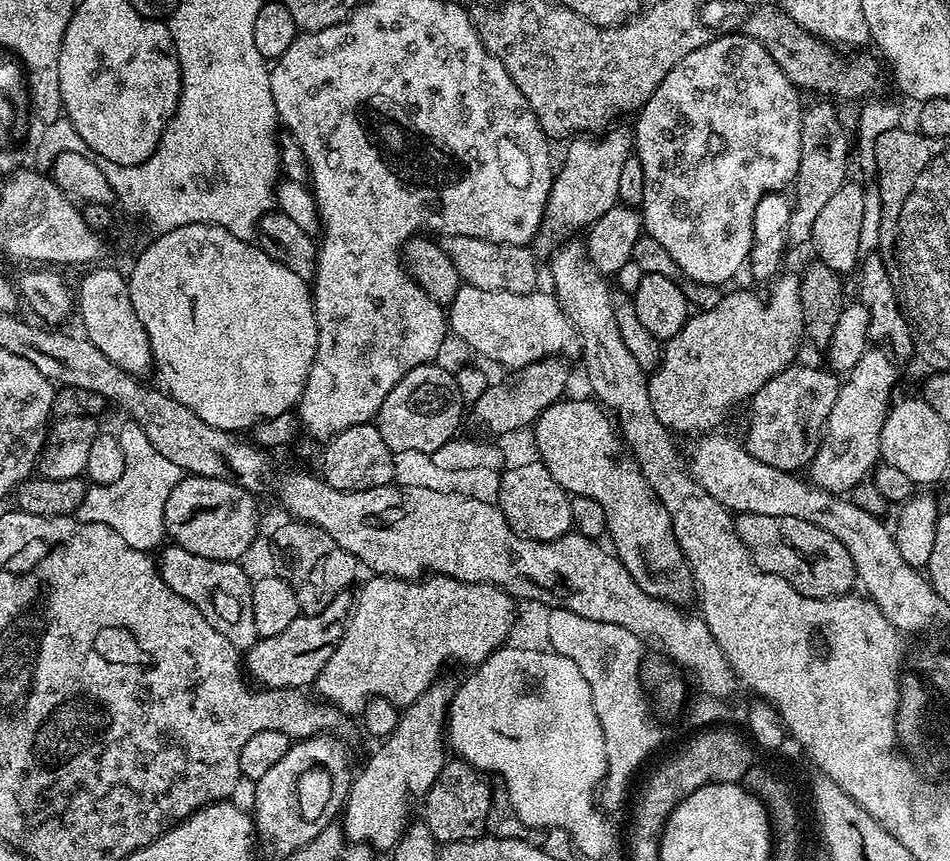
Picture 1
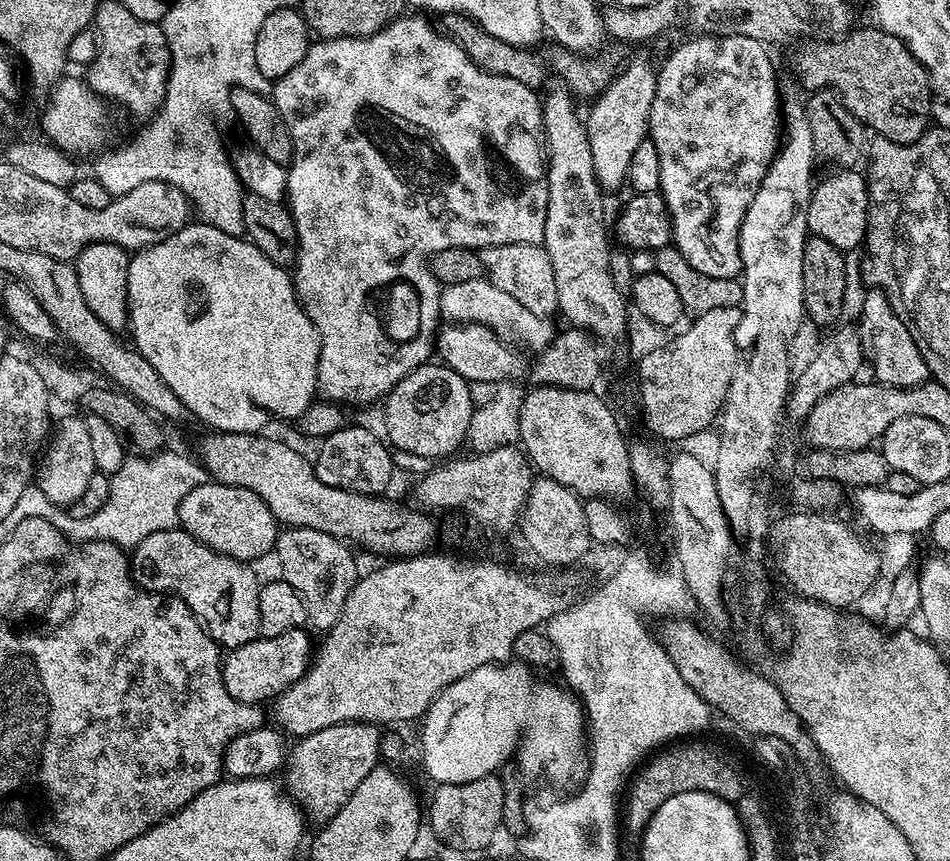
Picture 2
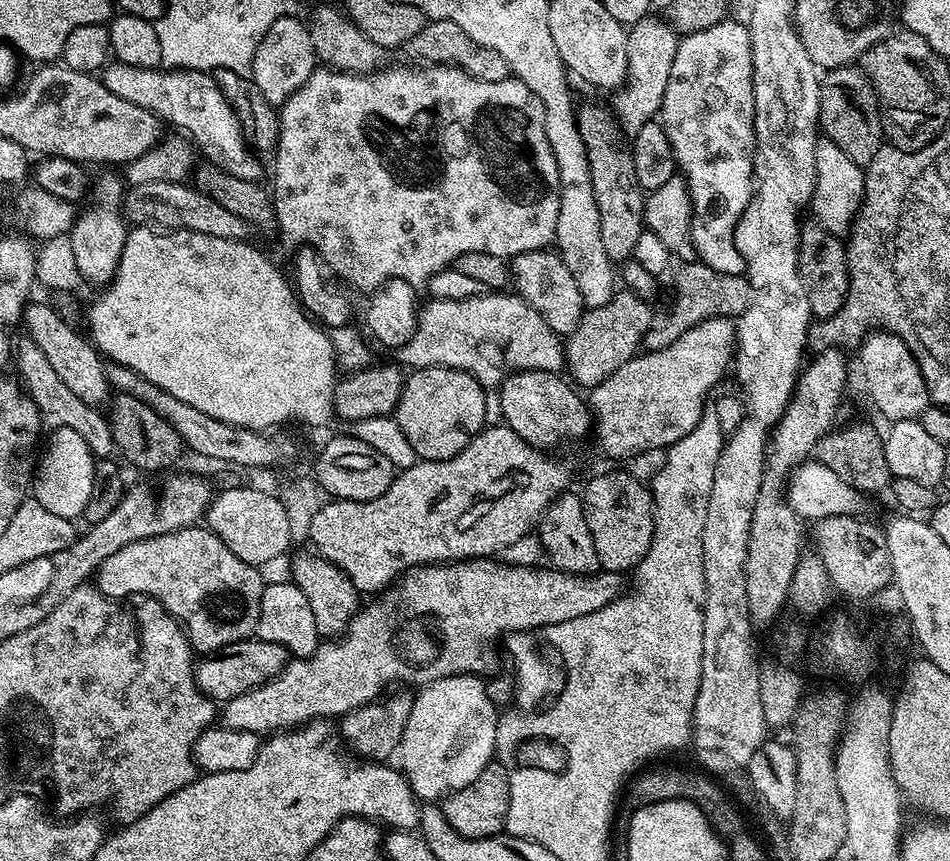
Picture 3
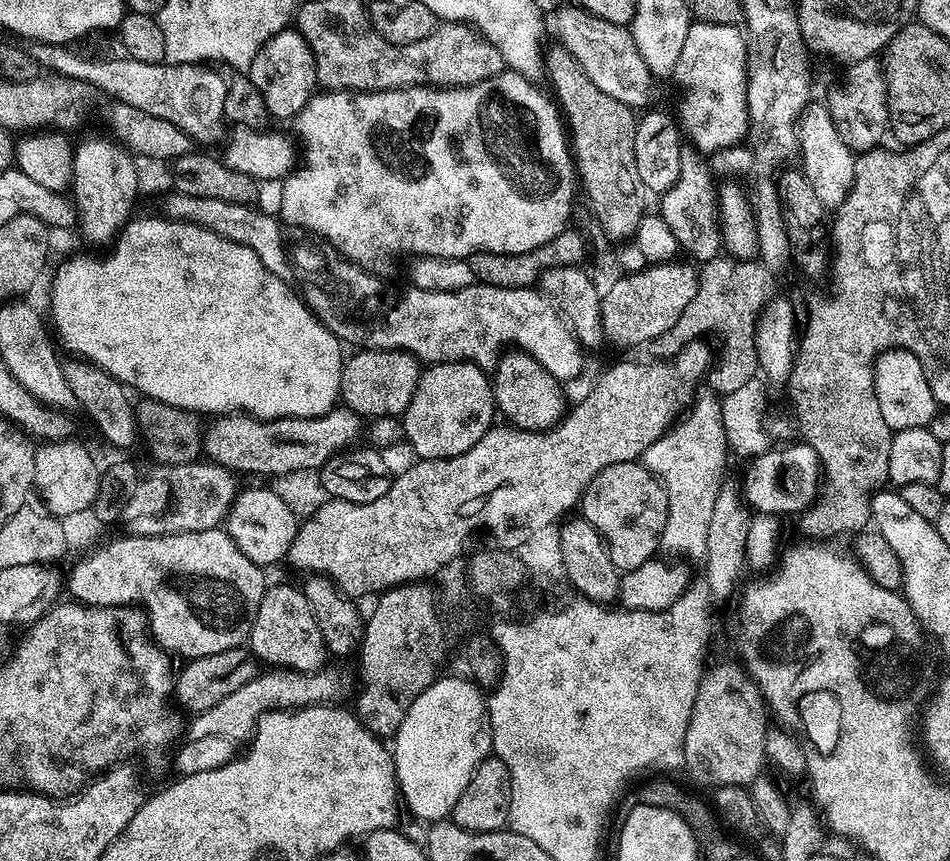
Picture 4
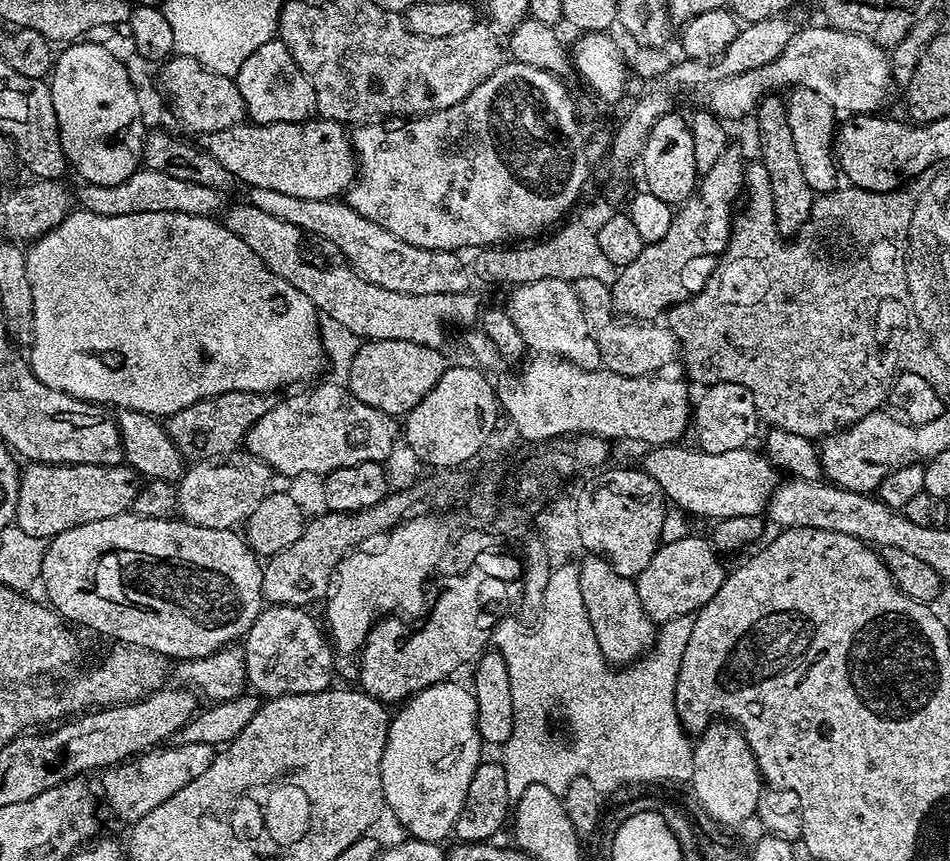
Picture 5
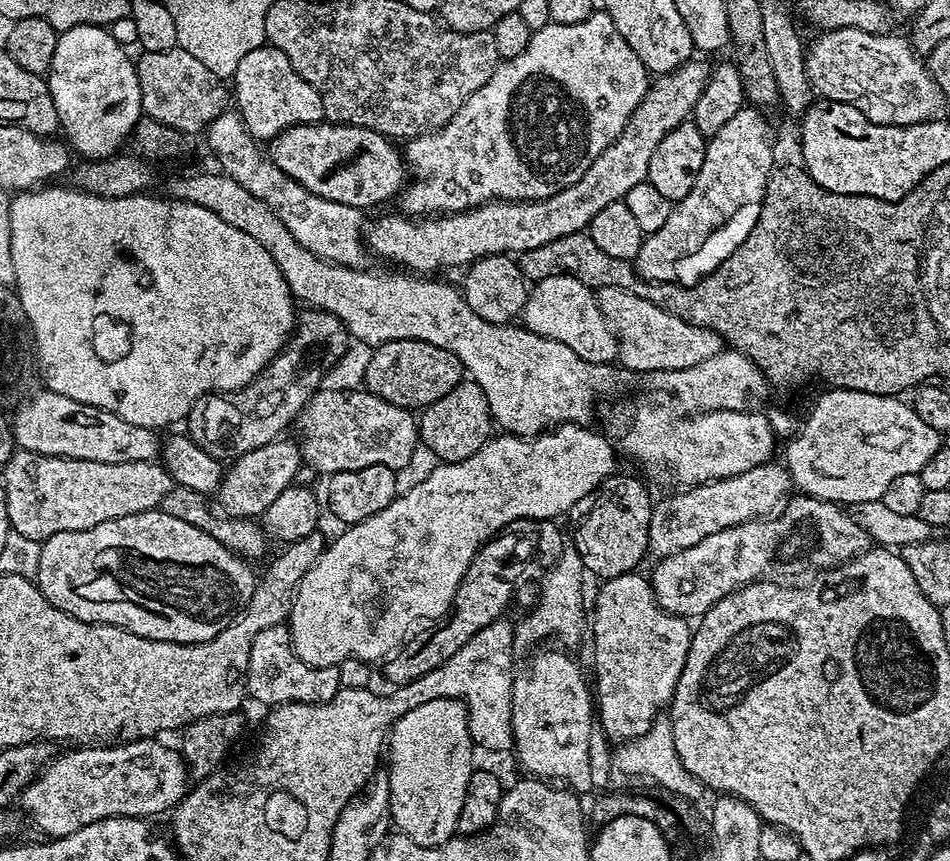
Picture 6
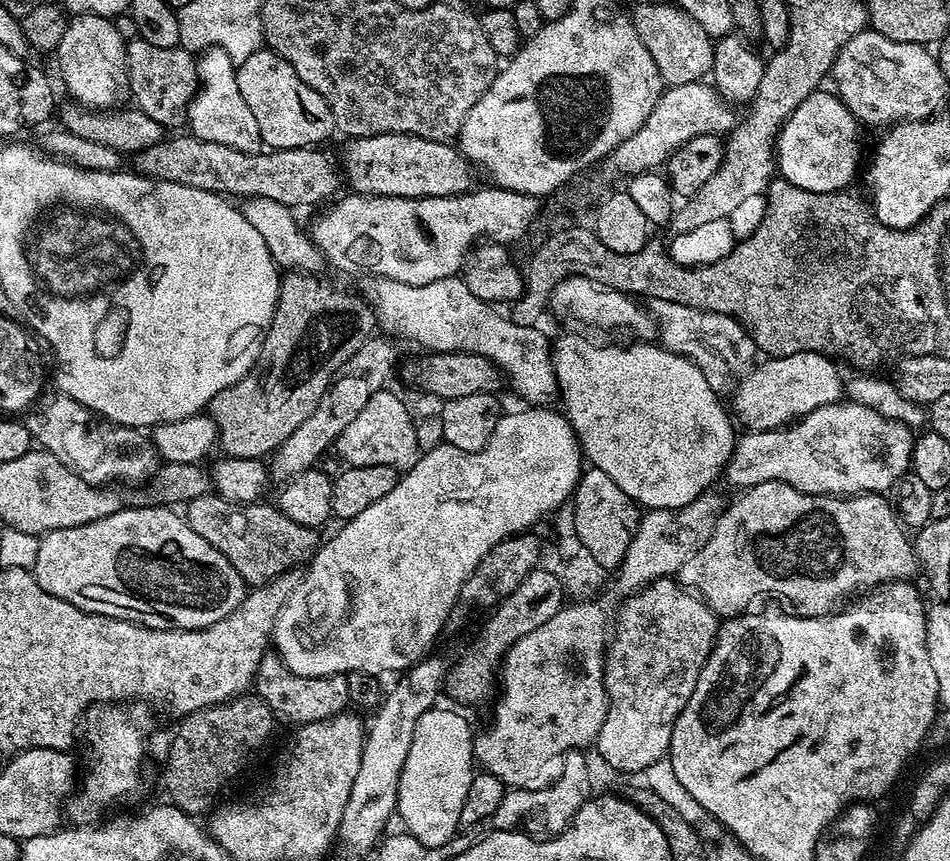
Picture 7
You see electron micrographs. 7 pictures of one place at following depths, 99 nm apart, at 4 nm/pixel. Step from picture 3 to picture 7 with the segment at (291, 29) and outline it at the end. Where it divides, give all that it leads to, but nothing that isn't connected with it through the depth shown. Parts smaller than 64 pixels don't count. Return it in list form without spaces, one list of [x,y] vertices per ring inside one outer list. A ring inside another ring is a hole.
[[[261,50],[250,54],[250,58],[246,58],[237,67],[236,81],[238,90],[242,90],[242,99],[245,100],[246,106],[250,106],[250,114],[254,114],[254,119],[258,121],[258,134],[261,141],[269,149],[320,146],[323,145],[322,142],[328,135],[336,132],[334,114],[329,110],[328,103],[322,98],[322,94],[306,86],[306,82],[298,78],[294,66],[290,66],[290,62],[283,60],[277,52]]]

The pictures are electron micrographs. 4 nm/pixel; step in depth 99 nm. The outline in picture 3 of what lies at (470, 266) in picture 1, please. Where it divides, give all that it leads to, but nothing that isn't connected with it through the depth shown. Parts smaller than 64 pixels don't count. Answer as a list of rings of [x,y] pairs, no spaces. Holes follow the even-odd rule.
[[[552,250],[523,252],[510,260],[510,280],[515,291],[531,308],[544,316],[544,321],[554,330],[557,336],[567,338],[580,325],[586,311],[584,296],[574,282],[574,274],[565,266],[559,255]]]

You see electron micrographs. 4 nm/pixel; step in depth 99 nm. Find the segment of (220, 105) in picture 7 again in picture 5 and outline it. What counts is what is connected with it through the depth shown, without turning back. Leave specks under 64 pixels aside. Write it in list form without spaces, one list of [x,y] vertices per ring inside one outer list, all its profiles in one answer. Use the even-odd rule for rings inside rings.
[[[253,188],[250,195],[250,203],[258,206],[258,210],[298,226],[309,237],[321,236],[326,243],[333,244],[348,259],[345,261],[365,280],[374,282],[374,286],[398,290],[402,294],[462,294],[473,291],[474,273],[466,260],[464,264],[463,255],[410,246],[410,242],[402,242],[402,238],[390,234],[390,230],[370,222],[370,218],[358,214],[358,210],[346,202],[294,198],[265,188]]]

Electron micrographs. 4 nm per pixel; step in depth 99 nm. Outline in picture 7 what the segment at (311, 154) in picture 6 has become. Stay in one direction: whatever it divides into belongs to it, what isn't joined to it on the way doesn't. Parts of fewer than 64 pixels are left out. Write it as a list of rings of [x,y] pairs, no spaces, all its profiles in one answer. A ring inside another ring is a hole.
[[[401,132],[358,136],[347,143],[342,159],[342,176],[353,193],[361,196],[442,198],[473,191],[474,165],[460,153],[459,147],[451,143],[407,136]]]

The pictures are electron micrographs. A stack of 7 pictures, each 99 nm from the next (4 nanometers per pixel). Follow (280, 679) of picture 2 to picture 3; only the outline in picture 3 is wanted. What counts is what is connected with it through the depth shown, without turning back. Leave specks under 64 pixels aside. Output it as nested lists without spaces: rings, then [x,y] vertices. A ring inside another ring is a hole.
[[[259,638],[239,640],[203,659],[197,669],[197,684],[214,702],[227,702],[273,680],[290,661],[288,649]]]

